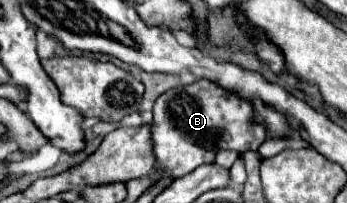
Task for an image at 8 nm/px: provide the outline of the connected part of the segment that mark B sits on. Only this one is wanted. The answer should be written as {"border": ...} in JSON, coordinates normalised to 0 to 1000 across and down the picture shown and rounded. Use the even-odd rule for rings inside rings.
{"border":[[[579,389],[550,419],[499,429],[452,478],[441,527],[441,685],[452,803],[476,823],[476,862],[510,882],[585,803],[614,803],[625,734],[671,734],[683,754],[741,734],[769,685],[769,626],[735,606],[718,498]]]}

